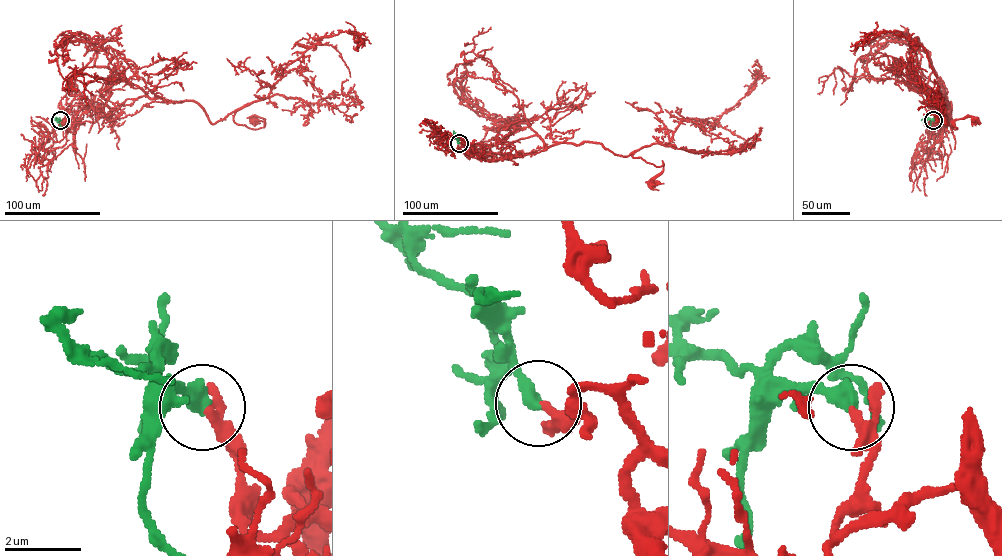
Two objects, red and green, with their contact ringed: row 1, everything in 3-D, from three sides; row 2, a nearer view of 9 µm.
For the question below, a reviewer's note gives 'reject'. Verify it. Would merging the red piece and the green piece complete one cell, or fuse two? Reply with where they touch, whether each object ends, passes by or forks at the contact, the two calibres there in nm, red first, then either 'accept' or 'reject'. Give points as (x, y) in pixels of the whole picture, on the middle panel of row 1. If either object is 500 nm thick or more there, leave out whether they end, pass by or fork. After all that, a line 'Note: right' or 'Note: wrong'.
place (459, 143); red passes by; green ends; calibres 200 and 440 nm; accept
Note: wrong

